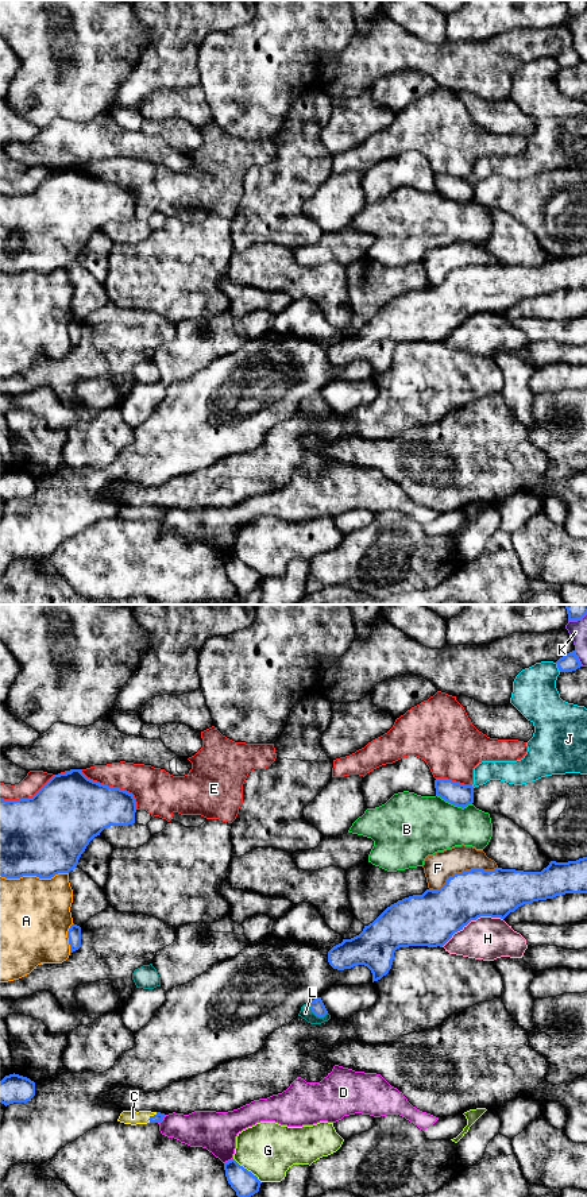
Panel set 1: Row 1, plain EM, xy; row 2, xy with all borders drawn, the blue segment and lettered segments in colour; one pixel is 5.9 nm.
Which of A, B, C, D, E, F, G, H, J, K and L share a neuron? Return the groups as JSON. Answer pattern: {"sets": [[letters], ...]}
{"sets": [["A", "H"], ["B"], ["C", "L"], ["D"], ["E"], ["F"], ["G"], ["J"], ["K"]]}

